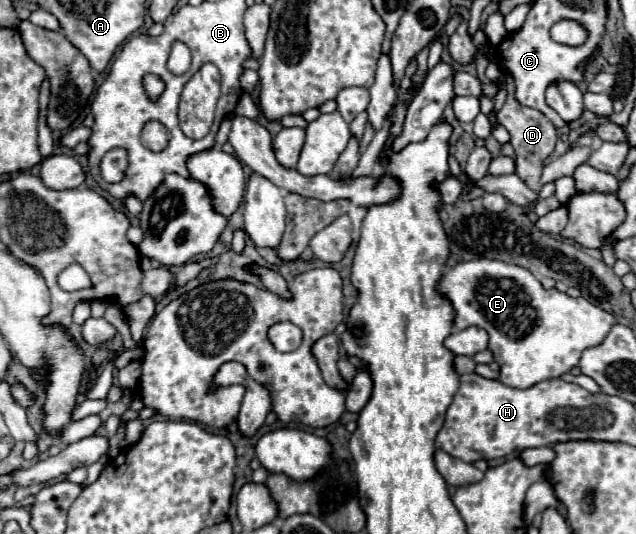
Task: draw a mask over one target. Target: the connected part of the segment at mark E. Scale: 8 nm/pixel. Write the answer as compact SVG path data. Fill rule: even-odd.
M462 261L444 271L438 293L452 303L454 327L476 325L488 333L488 349L500 365L500 381L516 389L528 389L570 371L578 365L580 353L588 345L598 345L616 323L610 313L596 309L584 297L546 291L528 269L502 261Z

